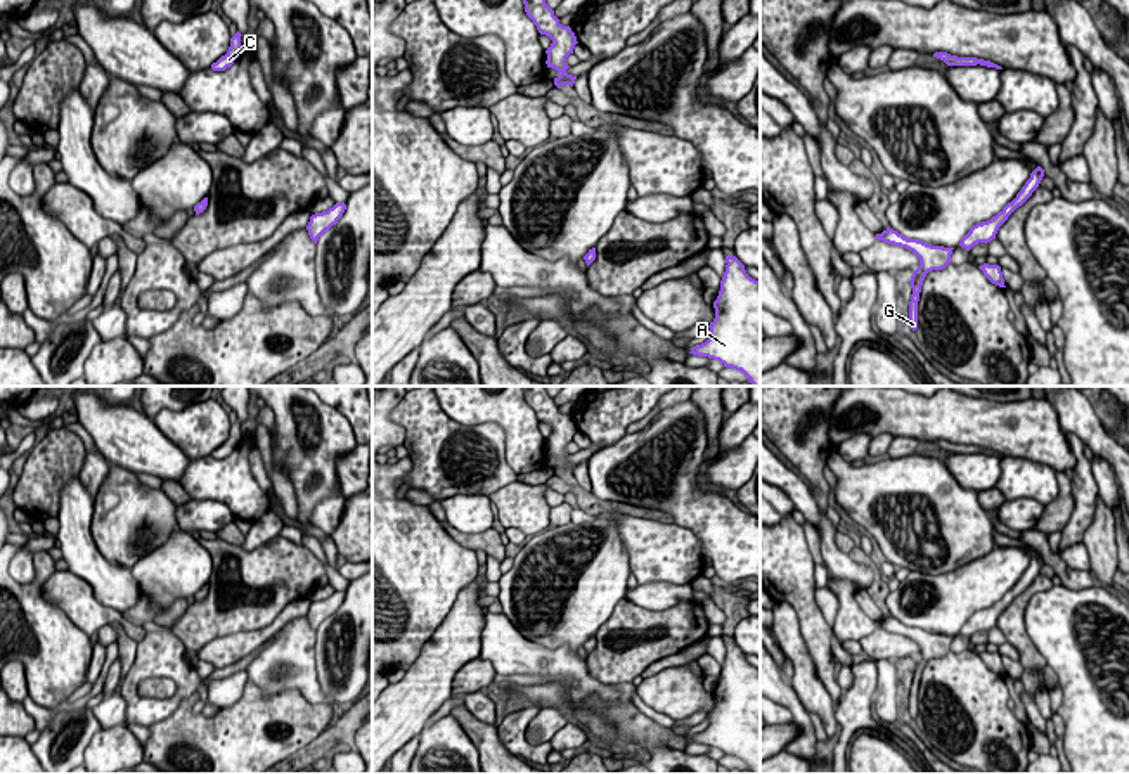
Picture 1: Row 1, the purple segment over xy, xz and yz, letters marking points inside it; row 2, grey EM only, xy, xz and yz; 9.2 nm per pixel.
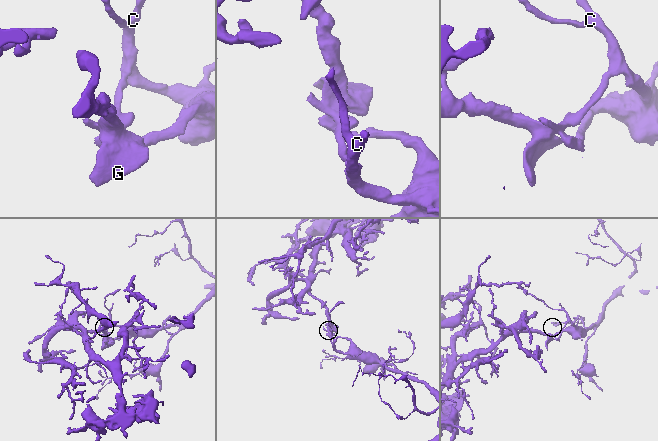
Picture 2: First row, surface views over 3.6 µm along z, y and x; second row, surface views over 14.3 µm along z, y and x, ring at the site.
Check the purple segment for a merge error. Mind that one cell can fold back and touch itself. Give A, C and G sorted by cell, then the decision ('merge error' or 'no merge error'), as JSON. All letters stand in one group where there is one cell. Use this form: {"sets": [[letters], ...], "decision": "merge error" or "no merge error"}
{"sets": [["A", "C"], ["G"]], "decision": "merge error"}

